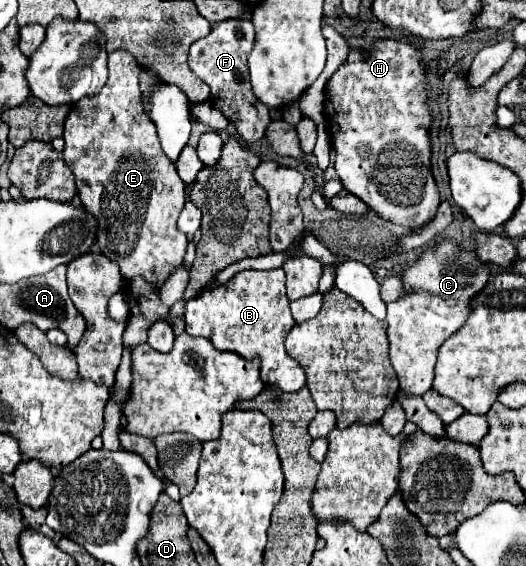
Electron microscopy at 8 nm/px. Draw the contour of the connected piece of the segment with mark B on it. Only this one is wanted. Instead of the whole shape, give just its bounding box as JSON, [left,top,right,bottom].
[185,268,305,392]

